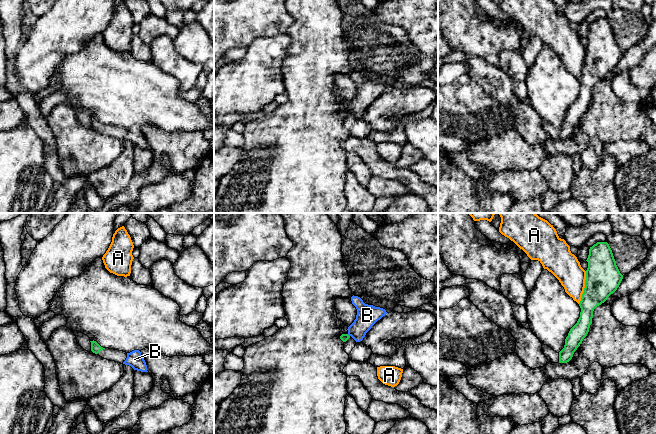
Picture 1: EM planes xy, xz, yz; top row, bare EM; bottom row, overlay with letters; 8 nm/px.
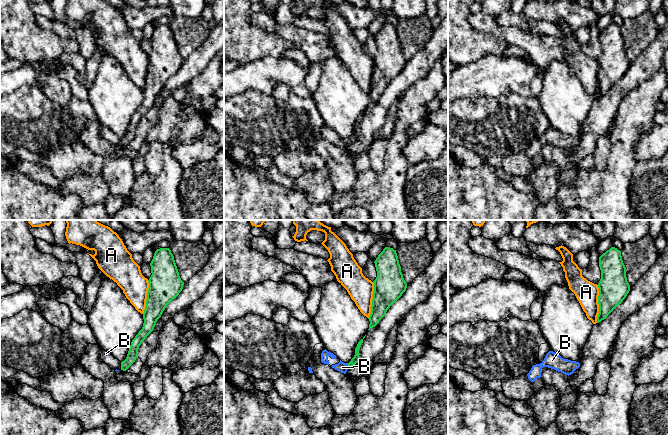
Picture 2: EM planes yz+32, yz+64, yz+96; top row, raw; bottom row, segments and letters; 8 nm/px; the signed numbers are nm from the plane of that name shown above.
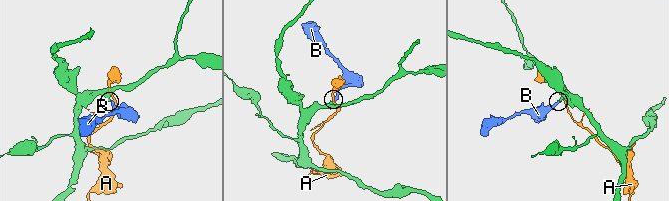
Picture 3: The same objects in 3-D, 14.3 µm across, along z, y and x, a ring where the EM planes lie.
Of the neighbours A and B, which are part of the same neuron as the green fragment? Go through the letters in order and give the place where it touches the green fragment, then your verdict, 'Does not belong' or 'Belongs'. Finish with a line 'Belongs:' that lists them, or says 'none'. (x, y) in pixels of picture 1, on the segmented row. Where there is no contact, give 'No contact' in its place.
A: Touches green at yz (585, 287). Does not belong
B: Touches green at xz (348, 335). Belongs
Belongs: B

